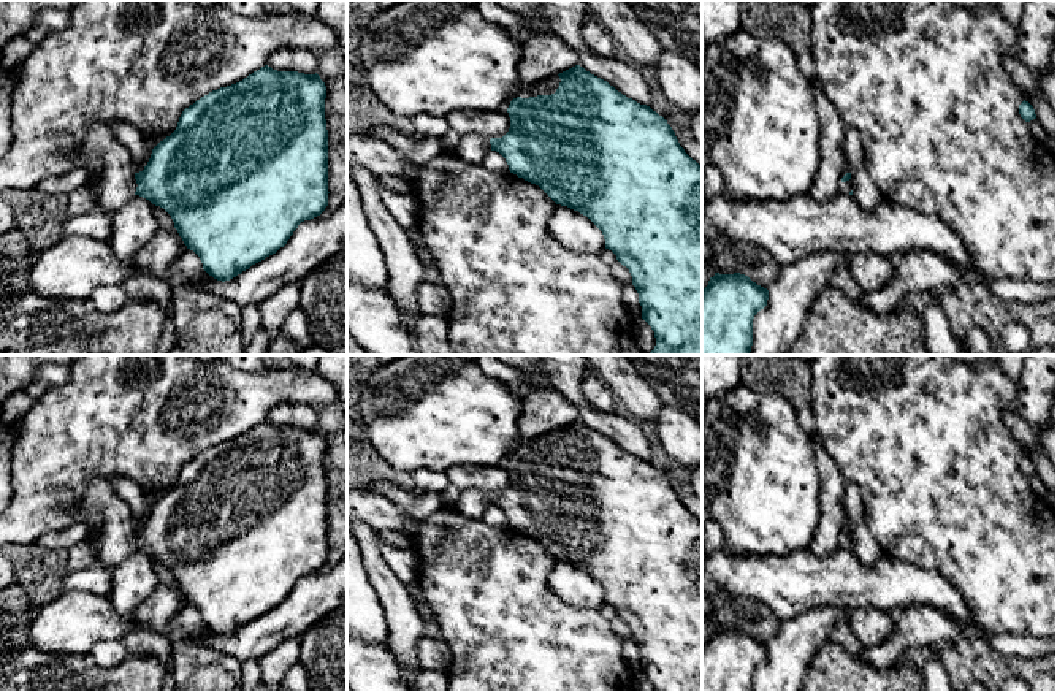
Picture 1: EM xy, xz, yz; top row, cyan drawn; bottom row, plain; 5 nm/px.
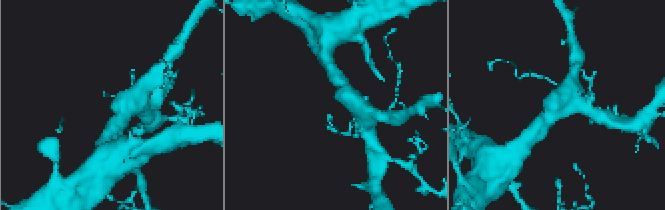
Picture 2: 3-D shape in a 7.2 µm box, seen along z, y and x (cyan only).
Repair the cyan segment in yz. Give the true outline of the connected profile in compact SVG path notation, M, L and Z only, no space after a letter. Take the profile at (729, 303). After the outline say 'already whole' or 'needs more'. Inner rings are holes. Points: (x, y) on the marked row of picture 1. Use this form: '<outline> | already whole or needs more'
M715 273L702 290L702 355L748 355L753 319L767 300L769 290L748 276Z | already whole

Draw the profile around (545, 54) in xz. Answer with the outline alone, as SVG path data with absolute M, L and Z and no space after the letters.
M532 32L518 62L520 84L534 84L578 65L577 52L553 32Z

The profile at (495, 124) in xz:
M507 111L450 113L445 116L445 120L458 136L479 135L502 138L510 128L510 117Z

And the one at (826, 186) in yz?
M819 79L810 84L816 109L821 116L821 141L819 141L819 165L810 189L810 197L818 201L827 201L840 193L840 179L846 163L845 157L845 124L827 98L824 86Z

